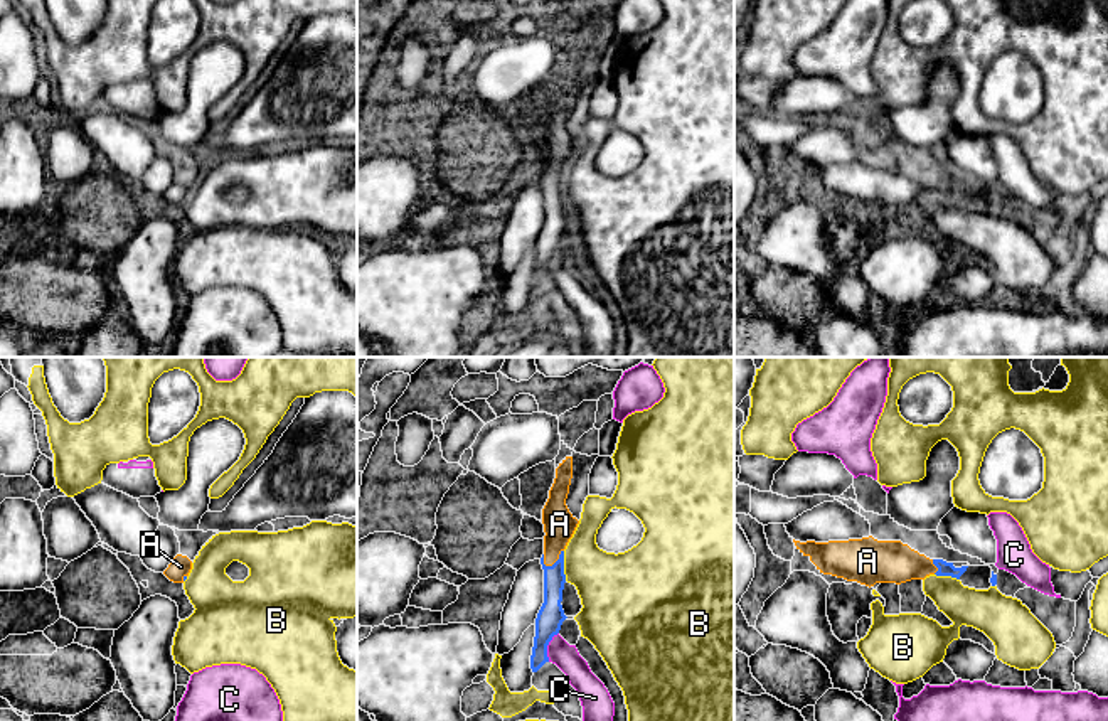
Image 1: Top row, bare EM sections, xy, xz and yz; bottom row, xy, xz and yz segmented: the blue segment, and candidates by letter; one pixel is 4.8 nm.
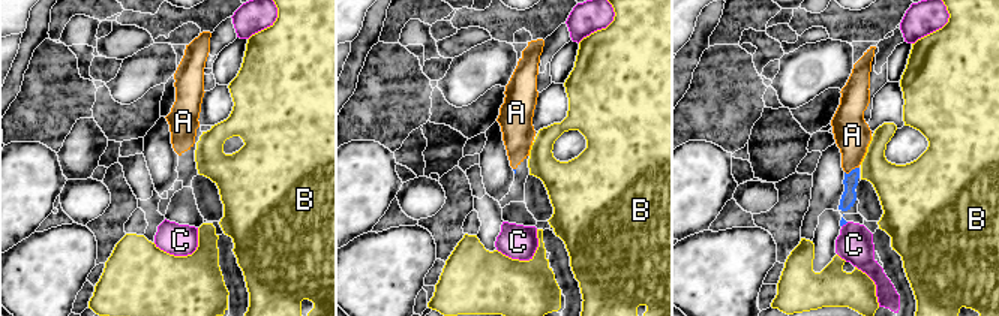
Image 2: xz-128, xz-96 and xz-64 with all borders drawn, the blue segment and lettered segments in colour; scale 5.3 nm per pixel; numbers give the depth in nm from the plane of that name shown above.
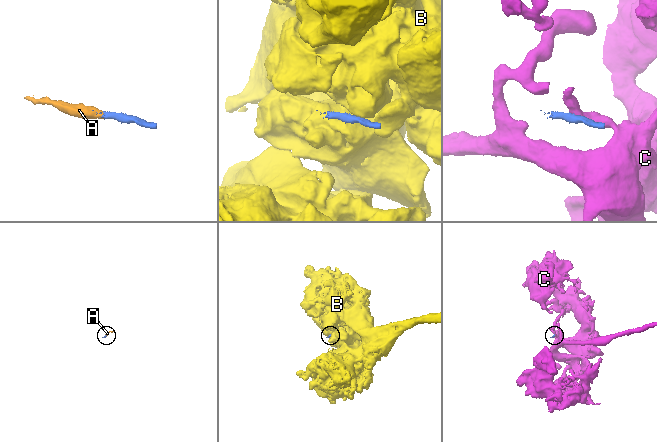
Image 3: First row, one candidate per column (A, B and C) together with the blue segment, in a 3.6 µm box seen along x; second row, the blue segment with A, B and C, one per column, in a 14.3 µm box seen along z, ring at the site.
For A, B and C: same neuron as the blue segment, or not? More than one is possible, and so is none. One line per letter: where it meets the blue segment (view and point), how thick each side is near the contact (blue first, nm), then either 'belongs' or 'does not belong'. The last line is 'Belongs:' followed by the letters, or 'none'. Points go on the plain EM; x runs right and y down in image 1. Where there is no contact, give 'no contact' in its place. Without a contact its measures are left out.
A: meets blue in xz at (556, 184); 120 nm thick on the blue side, 150 nm on the other; belongs
B: meets blue in xz at (563, 189); 130 nm thick on the blue side, 300 nm on the other; does not belong
C: meets blue in xz at (546, 270); 130 nm thick on the blue side, 120 nm on the other; does not belong
Belongs: A

